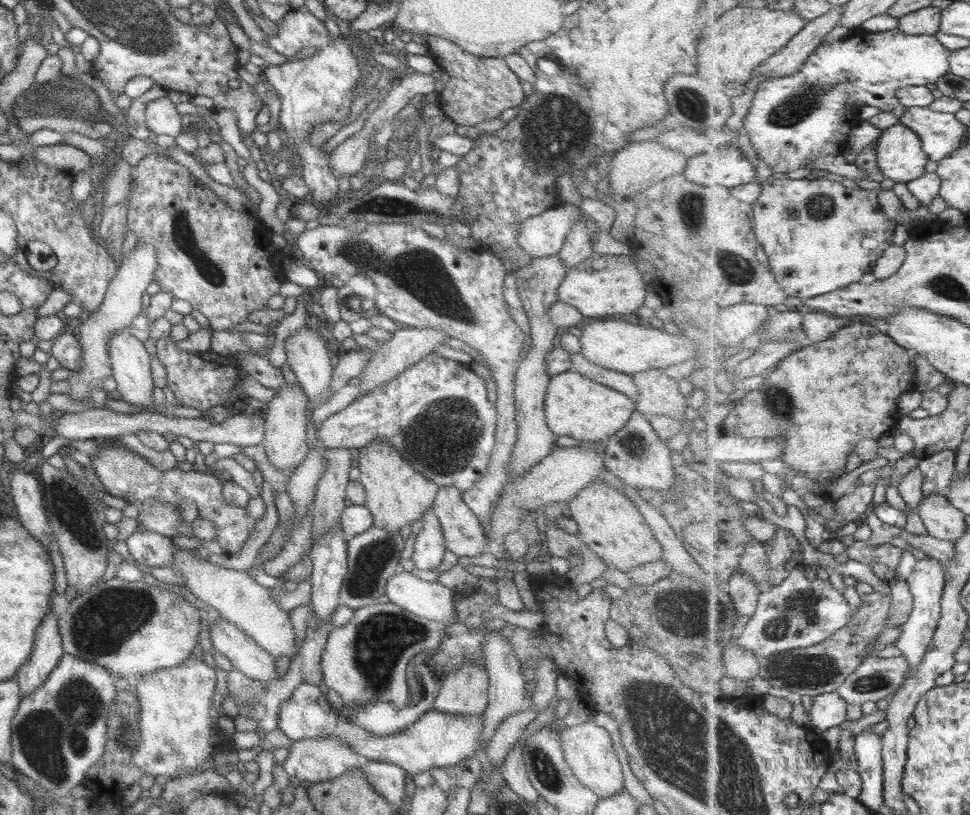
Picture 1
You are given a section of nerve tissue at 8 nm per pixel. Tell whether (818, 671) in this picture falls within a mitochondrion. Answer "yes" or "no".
yes

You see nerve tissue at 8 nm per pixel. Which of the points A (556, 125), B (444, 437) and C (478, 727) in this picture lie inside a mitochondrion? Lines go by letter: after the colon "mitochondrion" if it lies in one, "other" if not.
A: mitochondrion
B: mitochondrion
C: other

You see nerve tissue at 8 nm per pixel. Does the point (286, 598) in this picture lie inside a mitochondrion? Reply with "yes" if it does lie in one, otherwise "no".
no

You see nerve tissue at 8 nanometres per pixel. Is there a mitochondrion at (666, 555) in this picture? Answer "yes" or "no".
no

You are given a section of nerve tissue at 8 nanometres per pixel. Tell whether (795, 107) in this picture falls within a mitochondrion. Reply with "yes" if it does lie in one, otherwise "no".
yes

